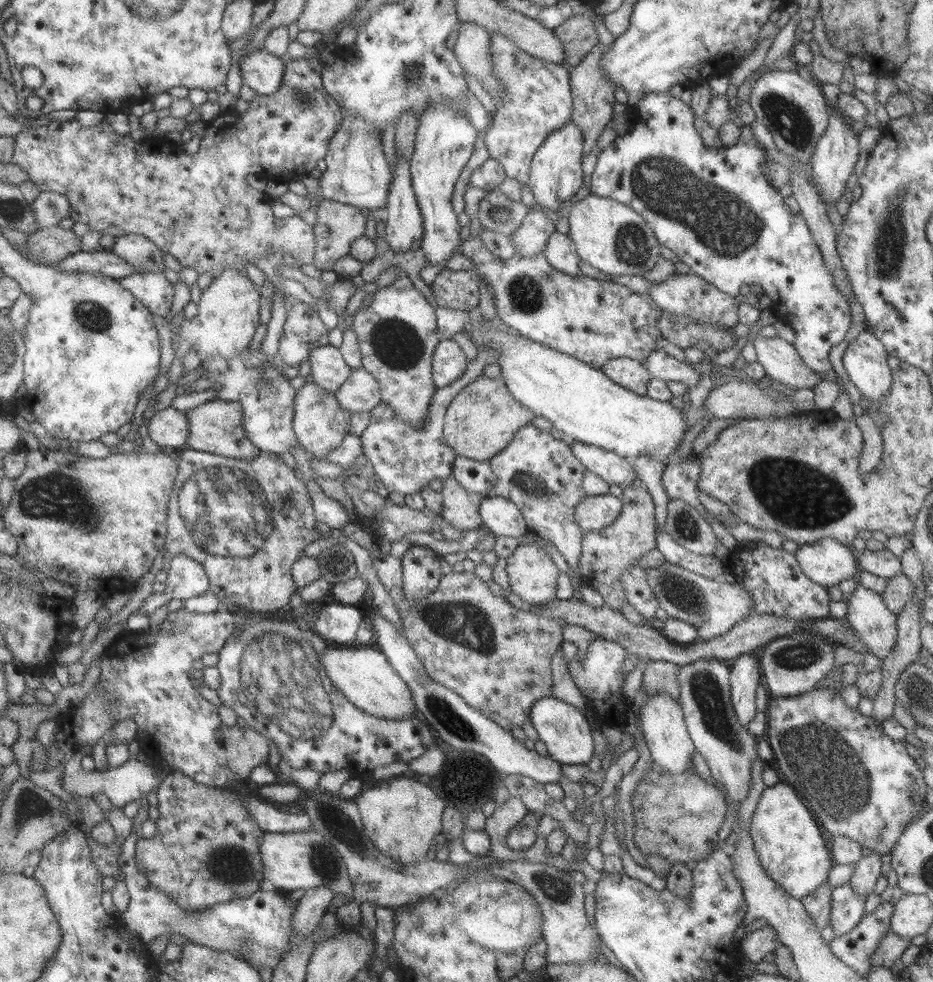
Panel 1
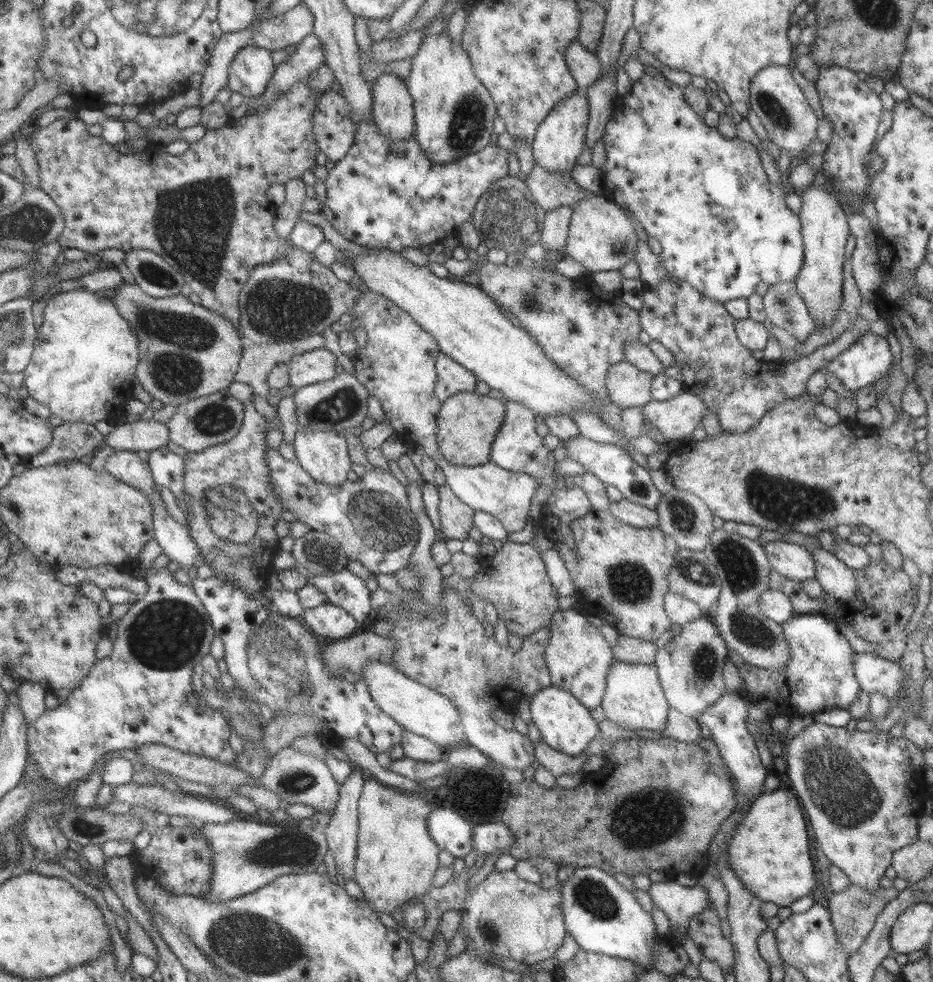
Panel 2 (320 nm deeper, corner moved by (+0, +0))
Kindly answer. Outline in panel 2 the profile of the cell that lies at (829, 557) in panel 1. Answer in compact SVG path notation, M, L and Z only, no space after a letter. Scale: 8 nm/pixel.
M784 541L762 544L770 569L784 578L803 581L815 578L815 565L808 549Z

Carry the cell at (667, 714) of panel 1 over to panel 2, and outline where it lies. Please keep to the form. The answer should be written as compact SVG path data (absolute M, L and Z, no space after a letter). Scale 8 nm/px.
M613 660L608 666L605 682L600 706L606 720L629 729L641 728L660 732L664 728L667 709L670 706L664 697L654 663L628 663Z

